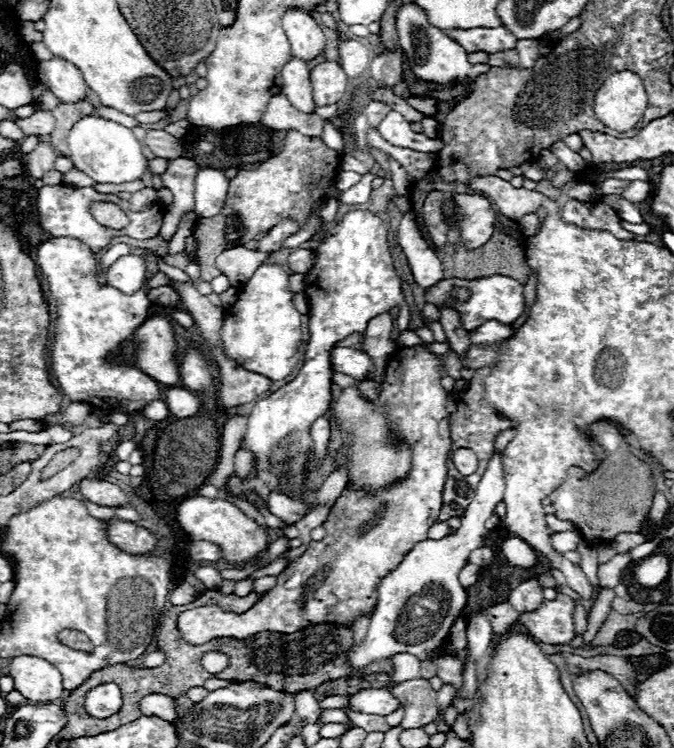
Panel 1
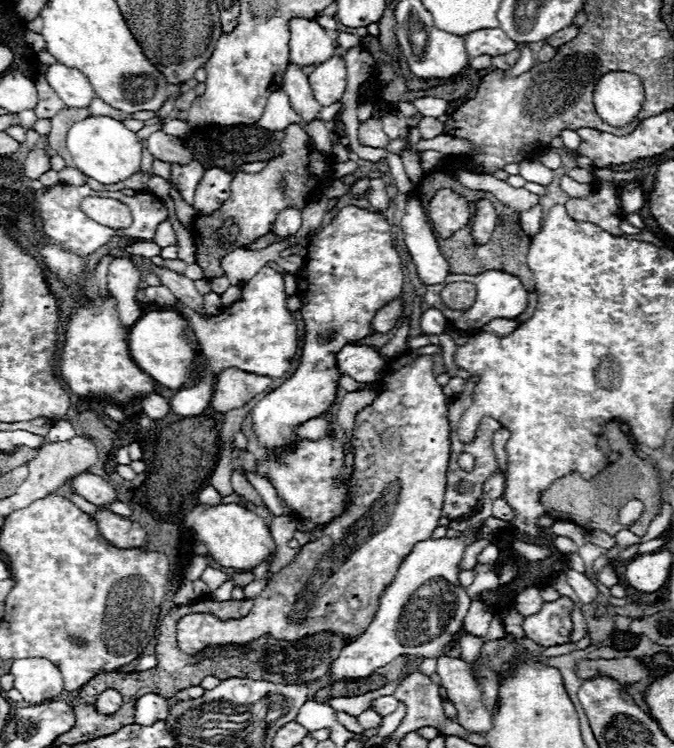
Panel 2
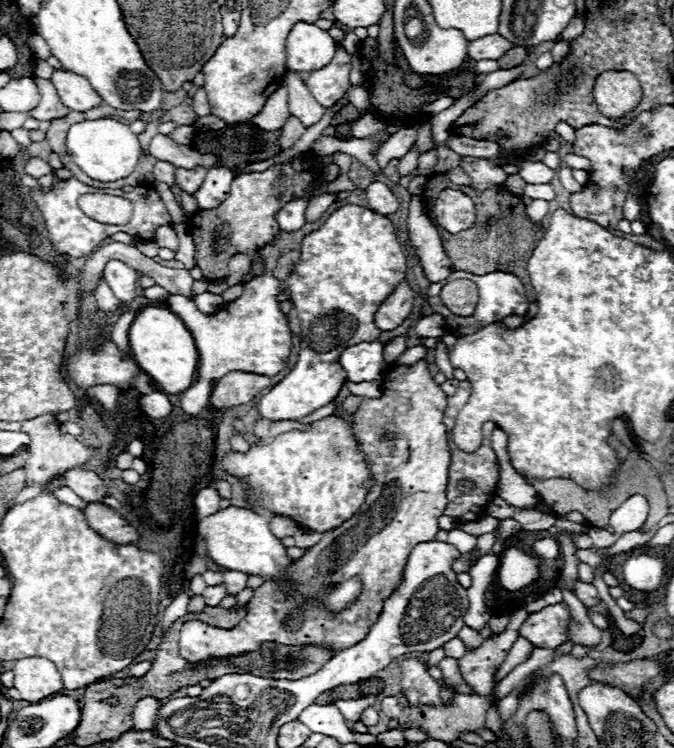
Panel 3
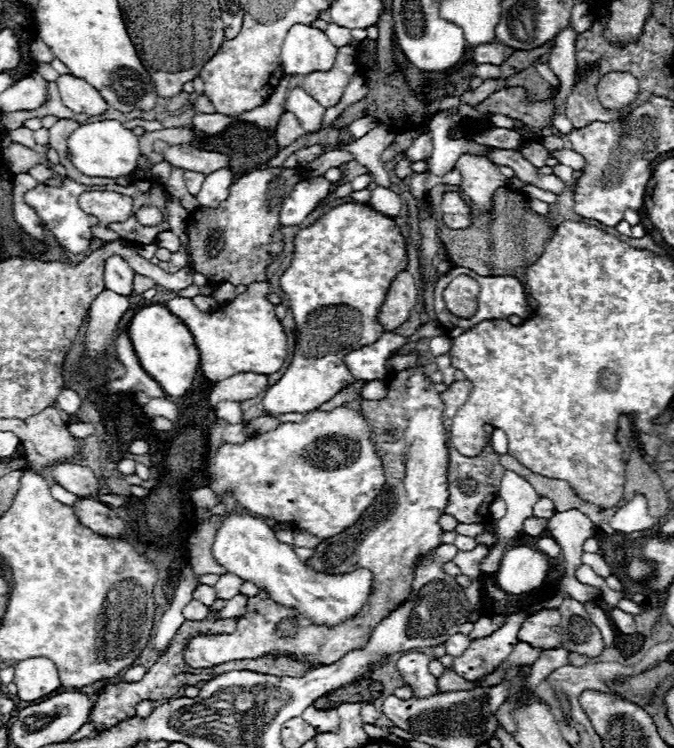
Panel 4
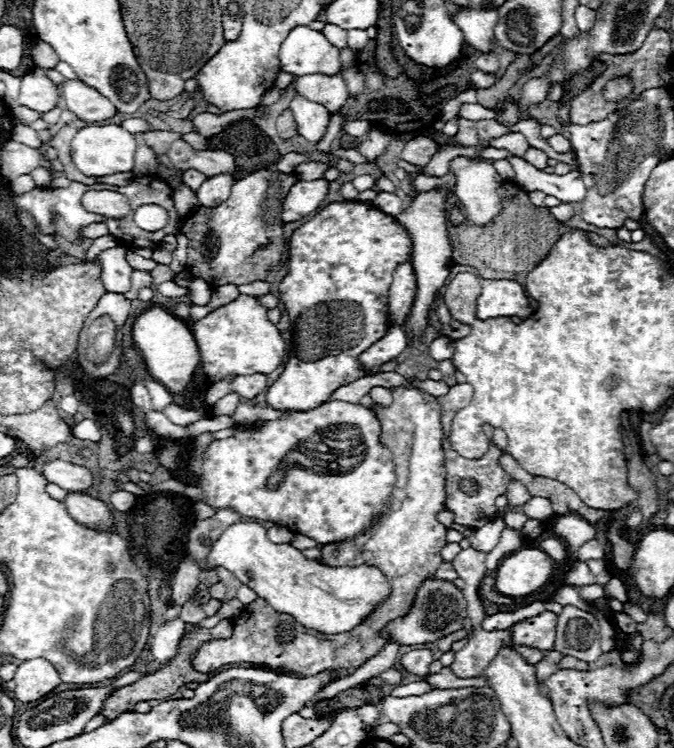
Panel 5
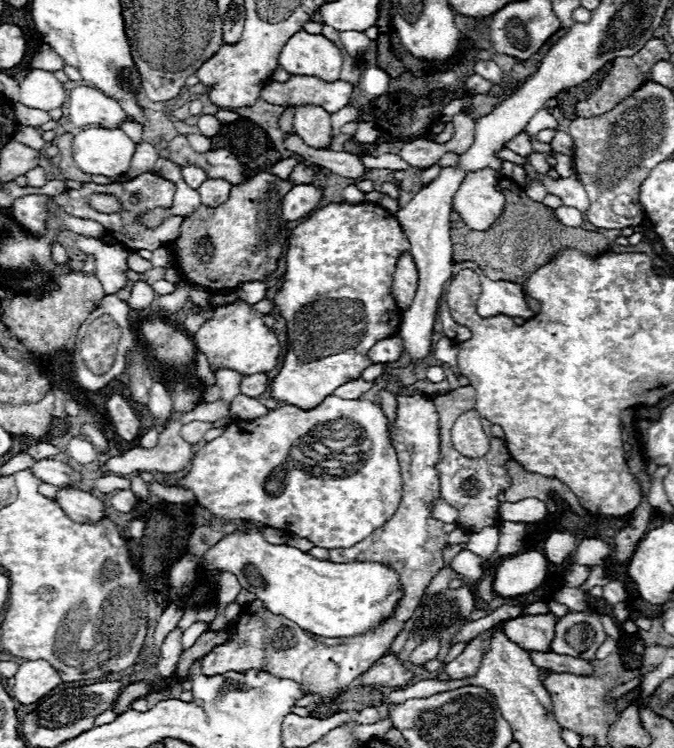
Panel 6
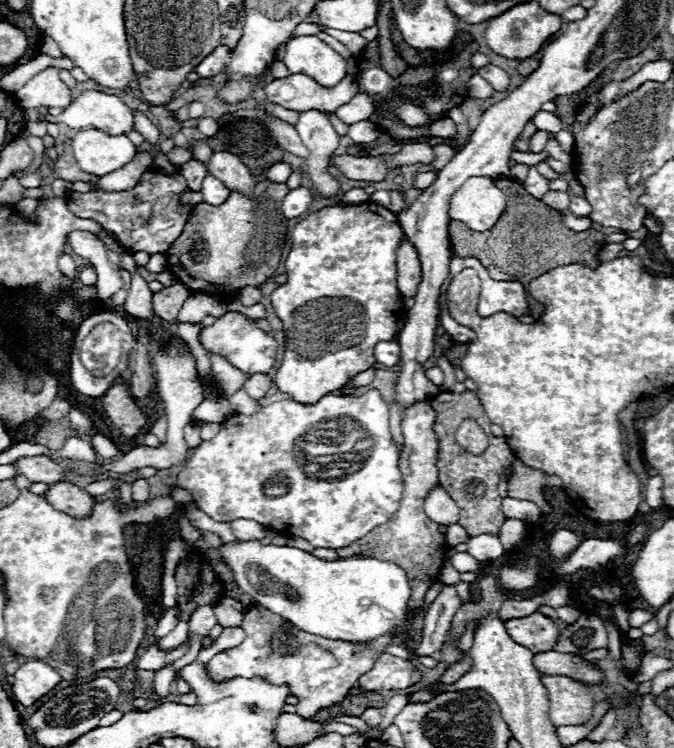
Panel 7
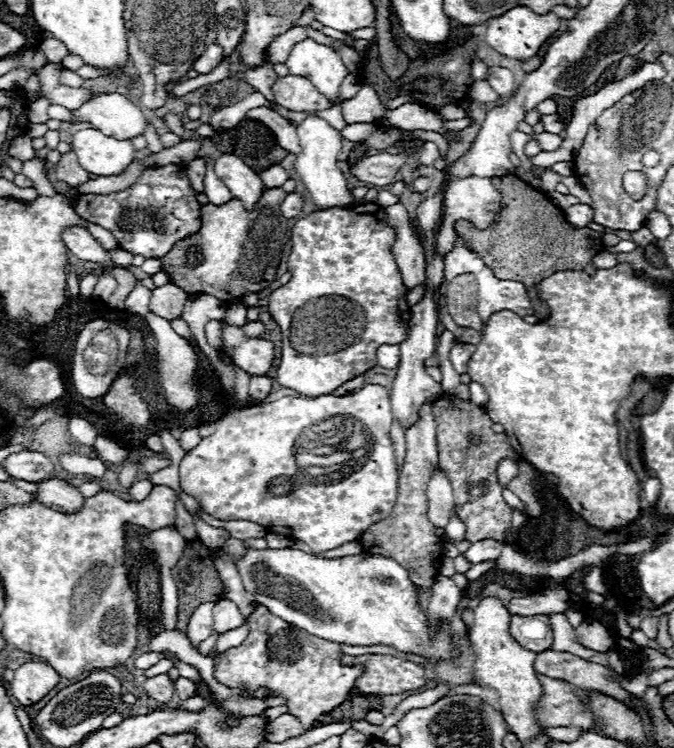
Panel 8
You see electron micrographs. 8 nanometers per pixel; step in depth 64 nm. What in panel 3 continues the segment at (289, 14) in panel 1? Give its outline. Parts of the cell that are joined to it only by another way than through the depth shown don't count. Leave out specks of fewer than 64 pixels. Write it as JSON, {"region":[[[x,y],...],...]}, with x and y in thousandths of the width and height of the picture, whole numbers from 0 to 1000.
{"region":[[[439,29],[424,51],[424,91],[439,96],[484,88],[499,70],[493,48],[469,32]]]}

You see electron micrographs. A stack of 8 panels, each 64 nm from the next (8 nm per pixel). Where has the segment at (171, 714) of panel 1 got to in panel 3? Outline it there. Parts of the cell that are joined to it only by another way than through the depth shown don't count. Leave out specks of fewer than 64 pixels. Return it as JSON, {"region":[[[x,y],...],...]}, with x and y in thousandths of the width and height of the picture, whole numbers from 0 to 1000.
{"region":[[[217,930],[217,933],[205,936],[202,947],[199,947],[199,973],[211,973],[211,976],[228,973],[234,965],[237,947],[240,947],[240,941],[234,933]]]}

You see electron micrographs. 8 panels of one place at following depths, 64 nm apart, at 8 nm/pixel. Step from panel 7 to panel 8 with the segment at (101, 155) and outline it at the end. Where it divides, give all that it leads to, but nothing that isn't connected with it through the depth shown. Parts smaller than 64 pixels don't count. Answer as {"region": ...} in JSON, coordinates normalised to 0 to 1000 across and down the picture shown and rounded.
{"region":[[[142,171],[116,174],[107,187],[107,201],[119,222],[142,235],[163,235],[181,230],[202,206],[193,187],[154,182]]]}

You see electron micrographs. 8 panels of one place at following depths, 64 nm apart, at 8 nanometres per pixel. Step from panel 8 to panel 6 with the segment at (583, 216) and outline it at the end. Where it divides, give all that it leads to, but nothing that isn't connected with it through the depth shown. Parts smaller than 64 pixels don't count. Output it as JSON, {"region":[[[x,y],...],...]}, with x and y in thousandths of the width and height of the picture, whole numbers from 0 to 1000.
{"region":[[[798,233],[798,241],[807,246],[810,257],[828,262],[837,270],[837,275],[849,275],[849,278],[861,281],[864,286],[869,283],[872,262],[855,233],[843,235],[843,238],[831,238],[831,241],[816,238],[813,233]]]}

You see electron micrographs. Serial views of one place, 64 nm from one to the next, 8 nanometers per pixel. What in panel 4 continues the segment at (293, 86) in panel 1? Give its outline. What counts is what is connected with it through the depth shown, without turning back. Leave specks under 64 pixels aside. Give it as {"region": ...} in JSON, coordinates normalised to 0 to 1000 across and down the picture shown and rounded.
{"region":[[[445,115],[433,118],[427,126],[427,136],[424,136],[424,147],[436,150],[436,155],[442,158],[442,163],[448,166],[448,171],[454,176],[466,176],[475,174],[475,163],[478,155],[484,150],[481,142],[475,142],[460,126],[454,126]]]}

